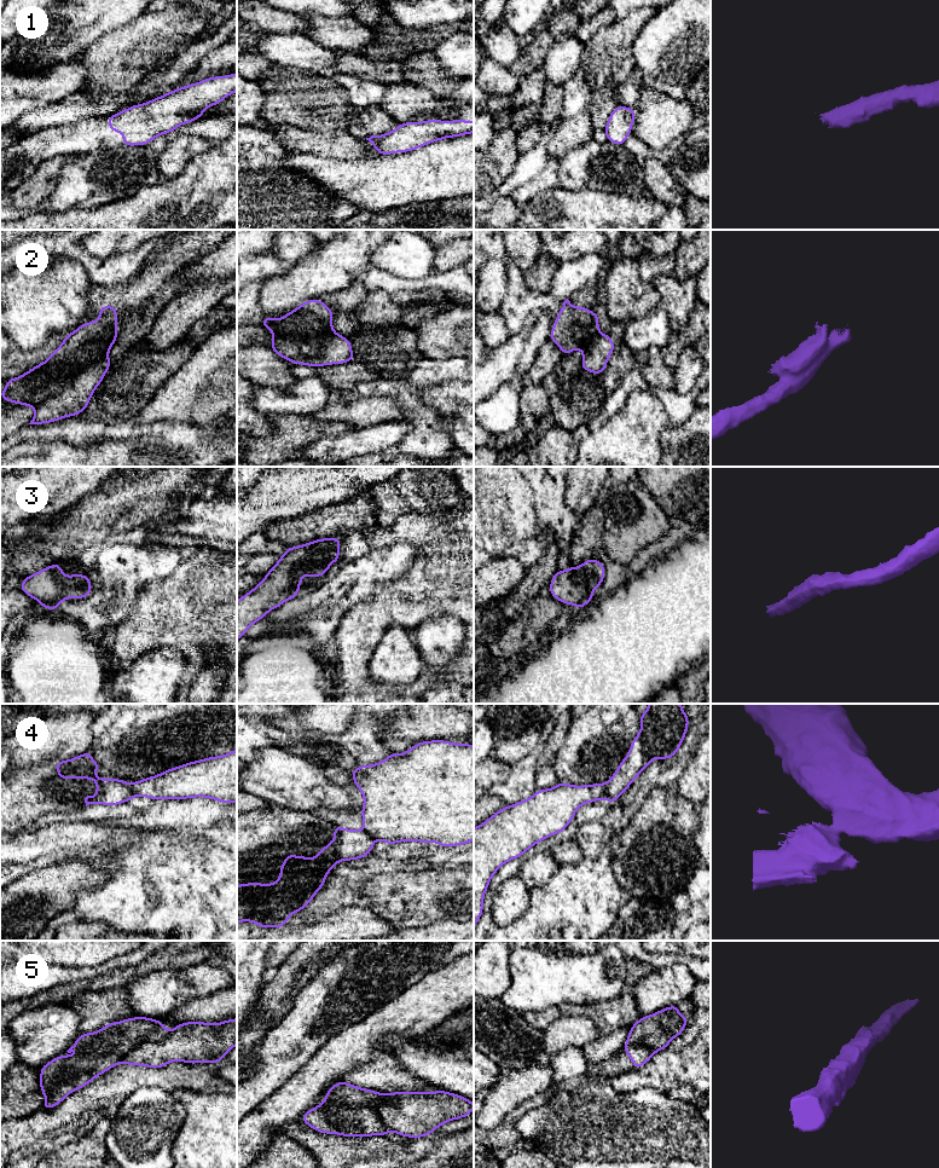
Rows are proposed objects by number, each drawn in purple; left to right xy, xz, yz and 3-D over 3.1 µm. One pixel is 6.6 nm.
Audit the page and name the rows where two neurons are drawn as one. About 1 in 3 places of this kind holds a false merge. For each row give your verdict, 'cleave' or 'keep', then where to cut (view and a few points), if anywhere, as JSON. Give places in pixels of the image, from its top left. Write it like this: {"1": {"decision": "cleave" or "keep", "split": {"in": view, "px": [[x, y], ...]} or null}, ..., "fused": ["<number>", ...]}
{"1": {"decision": "keep", "split": null}, "2": {"decision": "keep", "split": null}, "3": {"decision": "keep", "split": null}, "4": {"decision": "cleave", "split": {"in": "yz", "px": [[606, 784], [606, 791], [602, 797]]}}, "5": {"decision": "cleave", "split": {"in": "xy", "px": [[169, 1033], [156, 1041], [144, 1041], [133, 1047], [120, 1062]]}}, "fused": ["4", "5"]}

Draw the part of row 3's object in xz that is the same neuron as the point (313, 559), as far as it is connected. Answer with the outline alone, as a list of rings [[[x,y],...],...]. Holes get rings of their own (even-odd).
[[[329,537],[297,547],[286,547],[284,555],[265,574],[265,579],[237,601],[237,641],[267,613],[285,601],[297,597],[302,573],[305,577],[324,577],[332,562],[340,561],[343,539]]]

